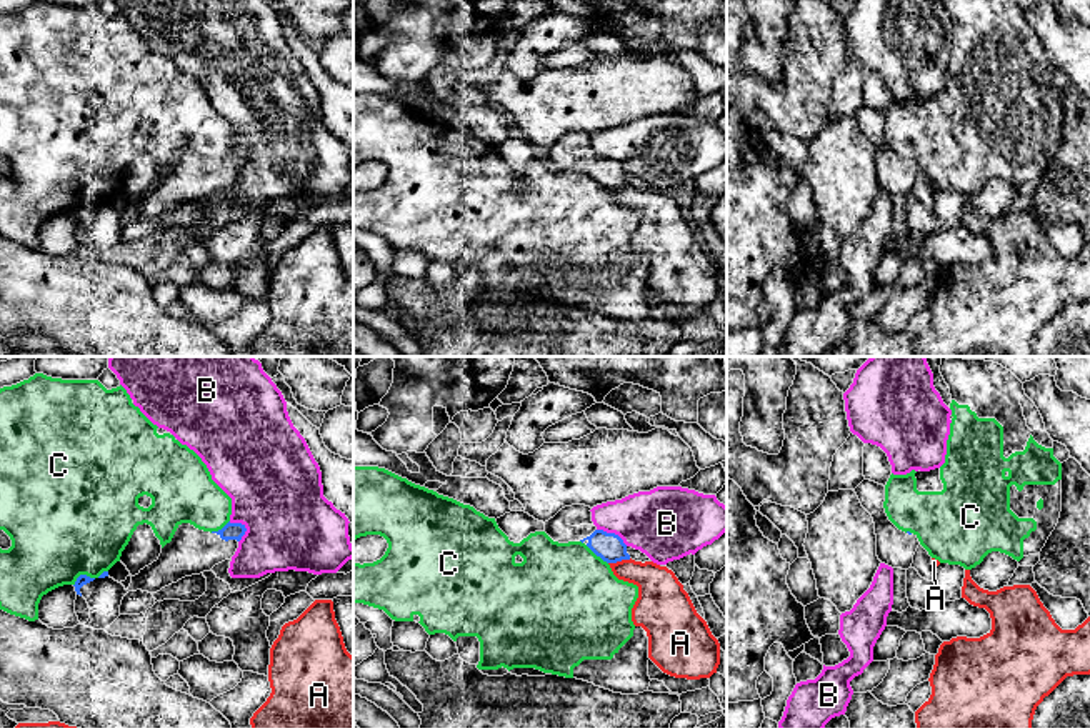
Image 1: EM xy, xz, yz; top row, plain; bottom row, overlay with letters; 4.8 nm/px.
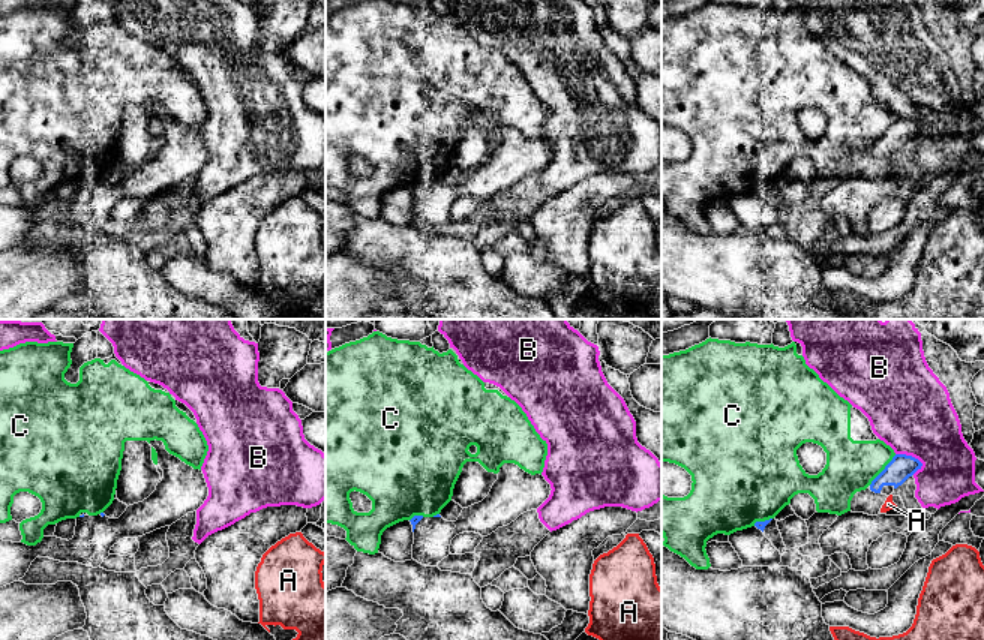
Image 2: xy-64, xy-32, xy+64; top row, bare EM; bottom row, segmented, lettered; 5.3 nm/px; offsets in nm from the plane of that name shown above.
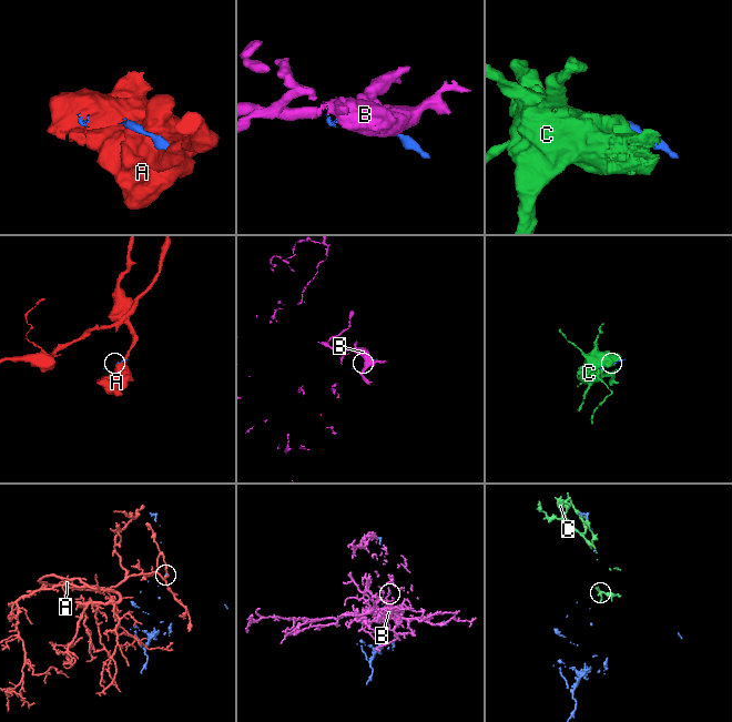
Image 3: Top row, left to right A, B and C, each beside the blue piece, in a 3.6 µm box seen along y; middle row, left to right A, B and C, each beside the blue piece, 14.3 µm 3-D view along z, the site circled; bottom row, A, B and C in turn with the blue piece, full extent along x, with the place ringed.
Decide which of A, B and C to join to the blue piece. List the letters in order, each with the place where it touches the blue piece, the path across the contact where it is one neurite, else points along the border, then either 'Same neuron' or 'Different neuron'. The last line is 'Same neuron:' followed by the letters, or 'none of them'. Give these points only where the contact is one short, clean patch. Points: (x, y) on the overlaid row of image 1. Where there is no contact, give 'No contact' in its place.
A: Touches blue at xz (619, 560). Different neuron
B: Touches blue at xy (244, 527). Boundary: xy (229, 522), (239, 522), (245, 528), (239, 542). Different neuron
C: Touches blue at xy (82, 575). Different neuron
Same neuron: none of them

